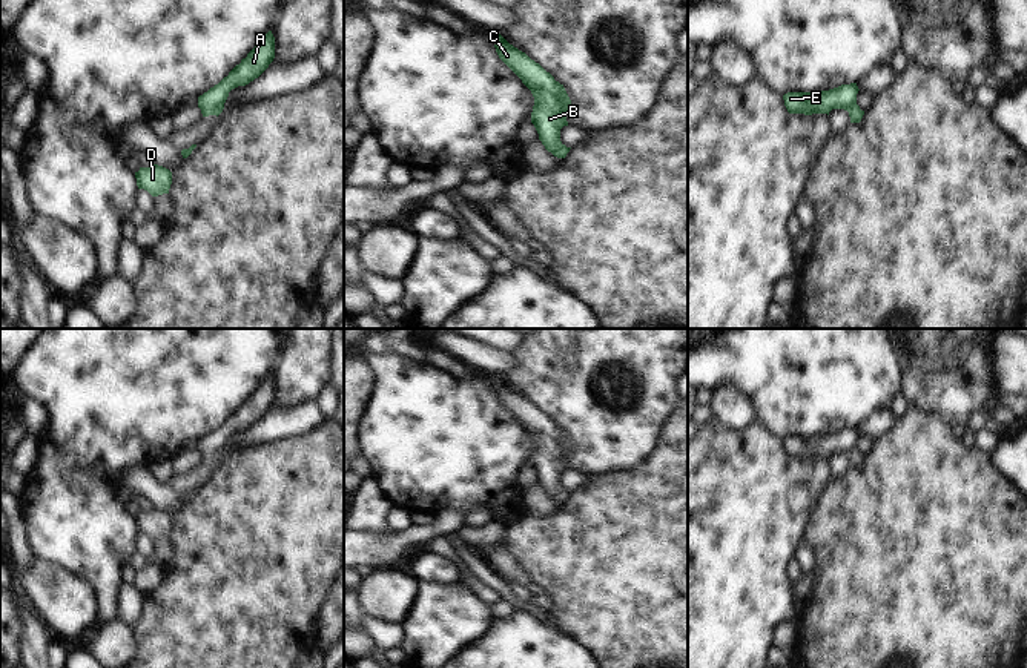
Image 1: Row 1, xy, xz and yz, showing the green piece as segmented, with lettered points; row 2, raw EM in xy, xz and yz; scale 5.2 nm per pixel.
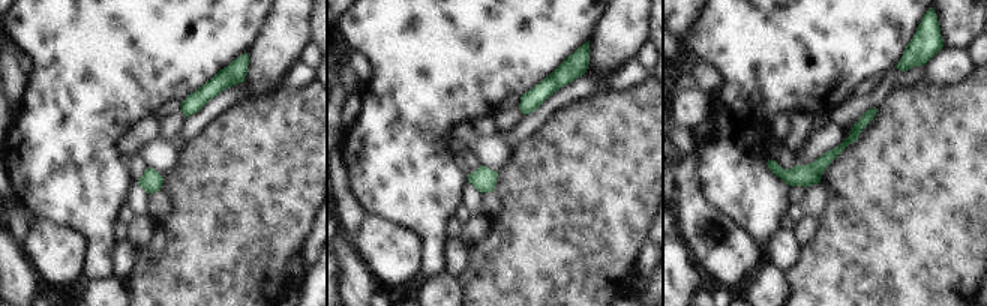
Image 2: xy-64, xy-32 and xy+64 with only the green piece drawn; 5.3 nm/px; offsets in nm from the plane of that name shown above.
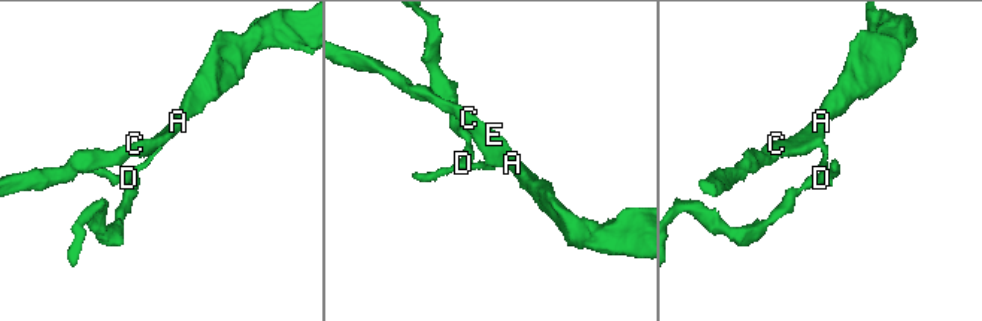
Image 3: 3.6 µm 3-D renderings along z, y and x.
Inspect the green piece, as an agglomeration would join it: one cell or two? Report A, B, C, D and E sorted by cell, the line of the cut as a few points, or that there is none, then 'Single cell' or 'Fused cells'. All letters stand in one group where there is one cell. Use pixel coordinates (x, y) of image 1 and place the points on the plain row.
Groups: A B C E / D. Split along xz (562, 489), (551, 496). Fused cells.

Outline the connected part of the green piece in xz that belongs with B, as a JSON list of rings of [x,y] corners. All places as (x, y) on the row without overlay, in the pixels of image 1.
[[[500,378],[494,379],[499,402],[522,424],[534,441],[531,467],[548,496],[562,490],[560,473],[568,470],[566,455],[571,444],[559,425],[525,396],[510,389]]]

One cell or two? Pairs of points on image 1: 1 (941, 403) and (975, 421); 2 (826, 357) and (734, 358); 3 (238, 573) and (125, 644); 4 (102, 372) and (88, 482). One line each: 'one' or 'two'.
1: two
2: one
3: two
4: one

